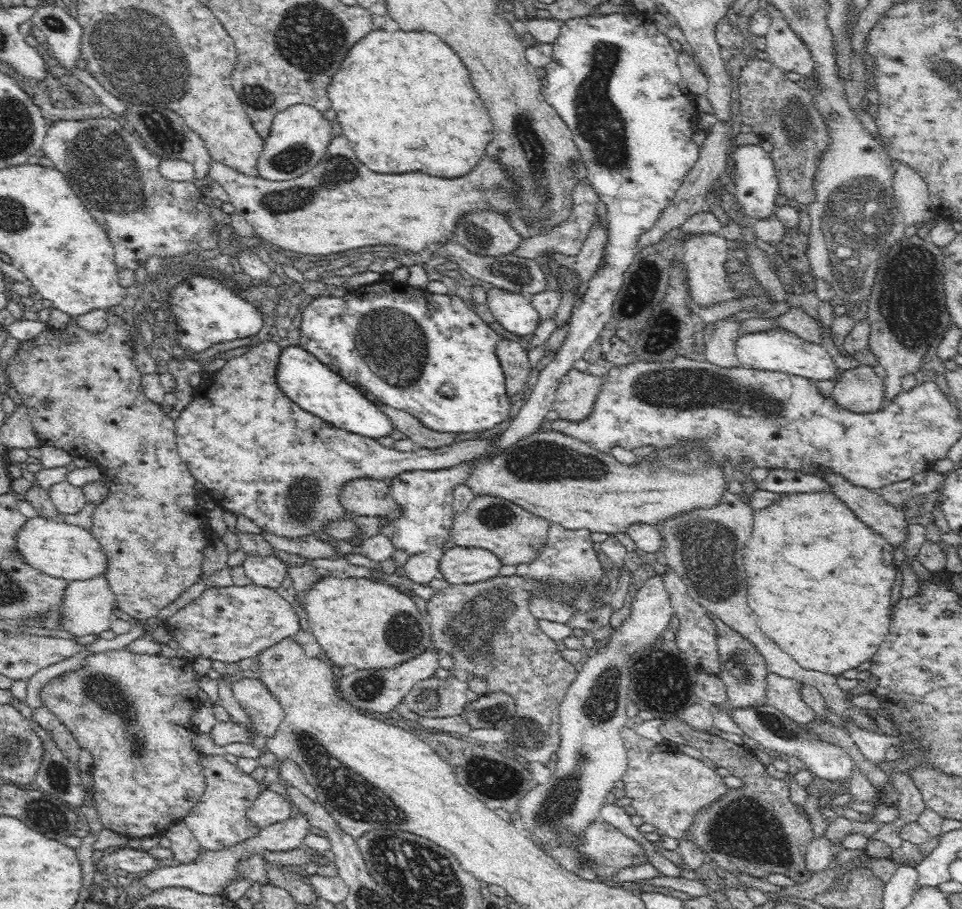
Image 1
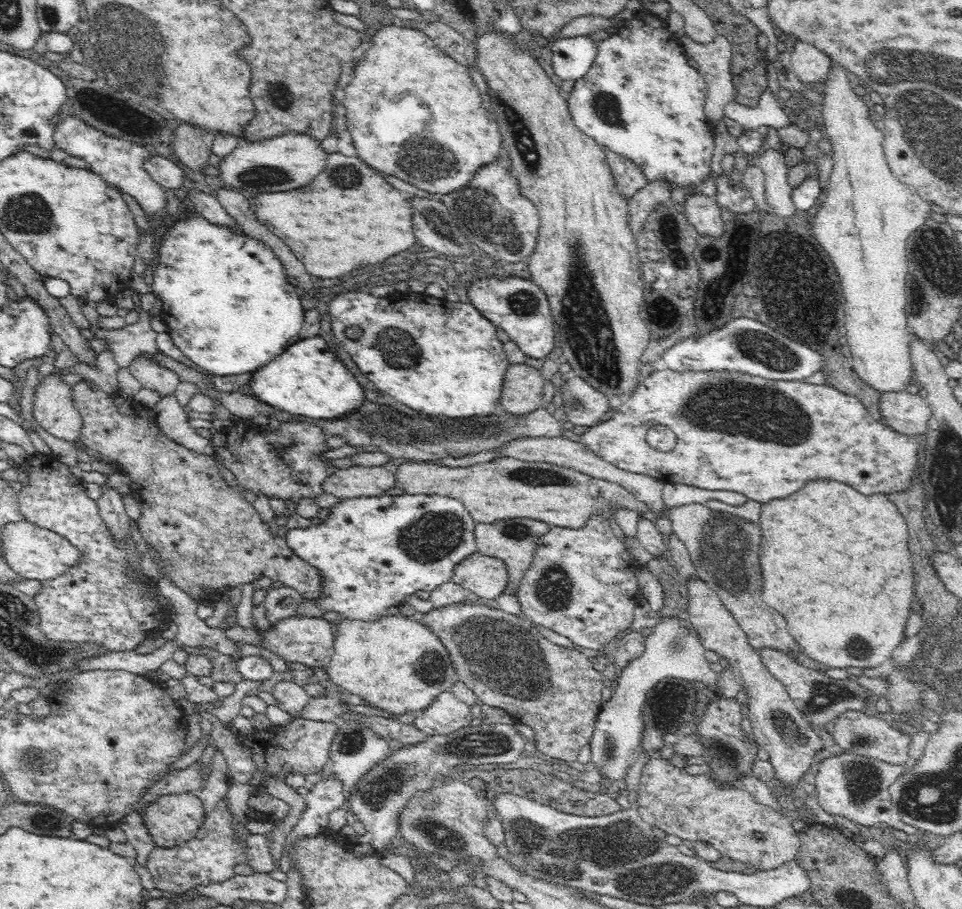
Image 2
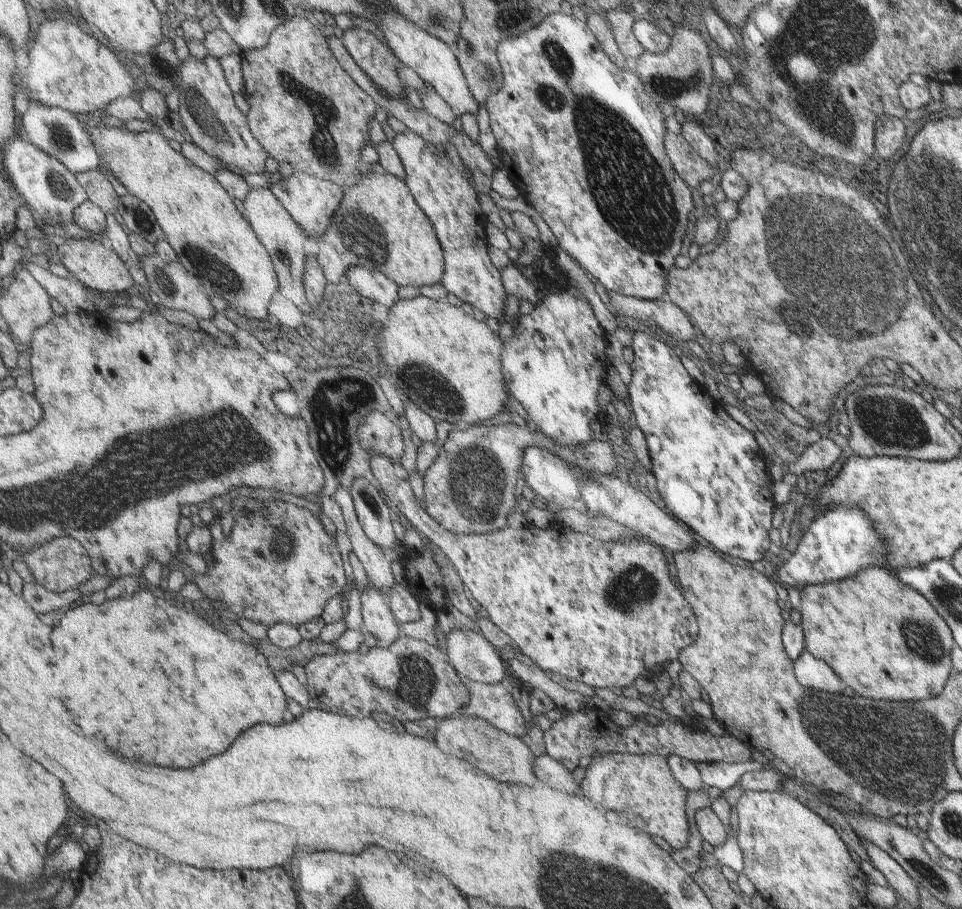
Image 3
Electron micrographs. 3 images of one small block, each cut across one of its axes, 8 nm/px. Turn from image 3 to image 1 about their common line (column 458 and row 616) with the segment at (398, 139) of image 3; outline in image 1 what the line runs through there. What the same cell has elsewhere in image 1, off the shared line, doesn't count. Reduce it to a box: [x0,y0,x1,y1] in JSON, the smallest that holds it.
[168,583,302,669]

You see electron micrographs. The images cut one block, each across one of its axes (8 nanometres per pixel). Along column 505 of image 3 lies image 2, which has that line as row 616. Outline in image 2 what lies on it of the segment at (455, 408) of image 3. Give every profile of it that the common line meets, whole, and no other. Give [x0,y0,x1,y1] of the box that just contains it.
[327,616,458,720]

